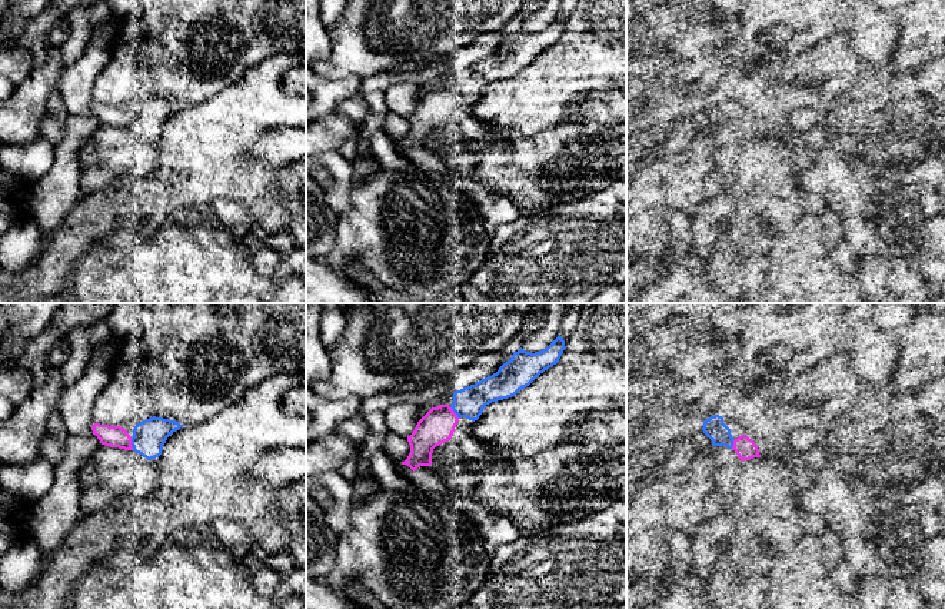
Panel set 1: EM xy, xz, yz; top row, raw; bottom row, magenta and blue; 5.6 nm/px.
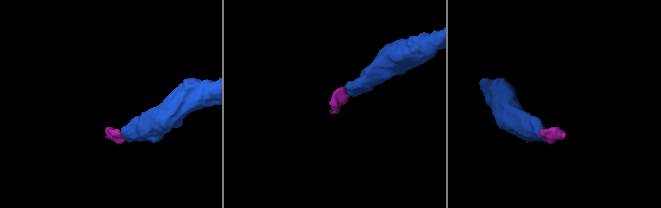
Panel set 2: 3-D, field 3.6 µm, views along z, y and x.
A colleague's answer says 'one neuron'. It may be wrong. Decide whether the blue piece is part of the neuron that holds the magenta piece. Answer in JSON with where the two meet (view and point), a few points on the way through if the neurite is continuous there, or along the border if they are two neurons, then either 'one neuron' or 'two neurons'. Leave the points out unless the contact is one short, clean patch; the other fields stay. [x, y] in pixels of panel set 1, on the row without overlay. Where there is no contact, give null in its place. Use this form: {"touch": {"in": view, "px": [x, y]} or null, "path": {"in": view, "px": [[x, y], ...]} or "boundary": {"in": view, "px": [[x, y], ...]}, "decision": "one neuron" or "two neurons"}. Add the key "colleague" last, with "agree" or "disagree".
{"touch": {"in": "xz", "px": [453, 92]}, "decision": "one neuron", "colleague": "agree"}

